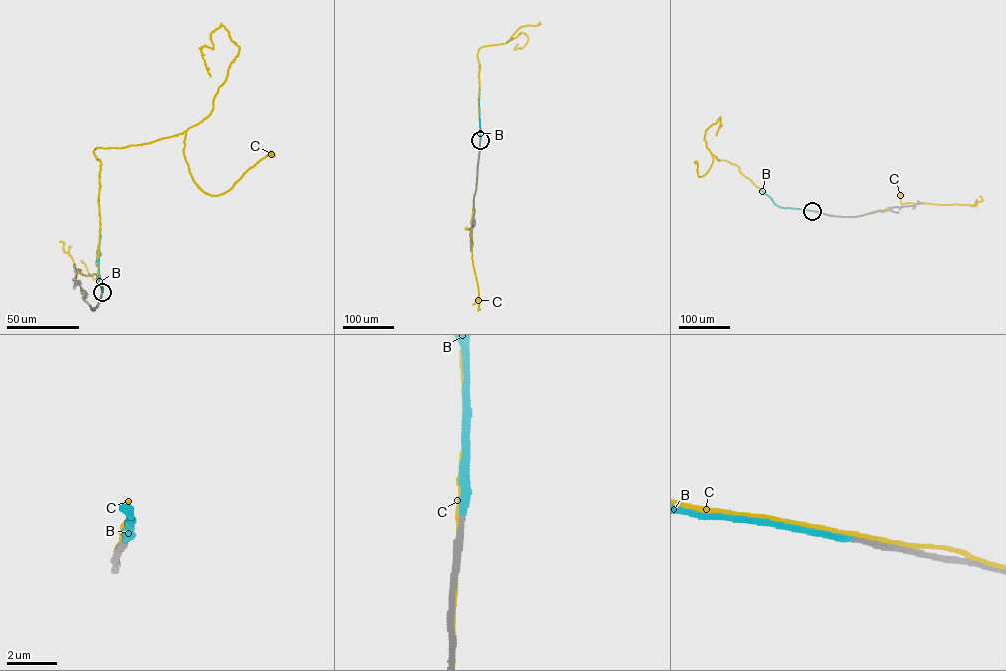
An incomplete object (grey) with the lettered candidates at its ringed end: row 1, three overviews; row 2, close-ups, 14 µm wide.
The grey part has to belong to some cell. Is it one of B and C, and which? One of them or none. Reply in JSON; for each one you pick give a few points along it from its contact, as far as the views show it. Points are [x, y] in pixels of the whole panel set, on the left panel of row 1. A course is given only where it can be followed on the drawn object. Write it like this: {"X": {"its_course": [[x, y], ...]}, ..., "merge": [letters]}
{"B": {"its_course": [[102, 292], [98, 275], [99, 230]]}, "merge": ["B"]}

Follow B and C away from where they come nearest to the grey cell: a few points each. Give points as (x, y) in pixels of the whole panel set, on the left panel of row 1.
B: (102, 292), (98, 275), (99, 230)
C: (102, 293), (101, 162), (96, 148), (149, 143), (185, 131), (183, 151), (194, 181), (216, 195), (271, 153)

